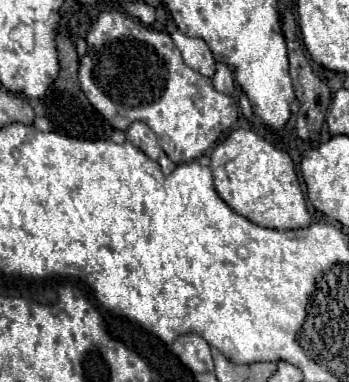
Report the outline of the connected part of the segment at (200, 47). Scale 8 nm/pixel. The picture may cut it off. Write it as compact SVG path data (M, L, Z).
M180 30L172 32L172 40L174 40L176 48L180 50L184 62L192 70L196 70L196 72L200 72L202 76L208 76L208 78L214 76L214 72L216 72L216 60L212 56L212 52L208 50L208 46L204 44L204 40L190 38L190 36L182 34Z

